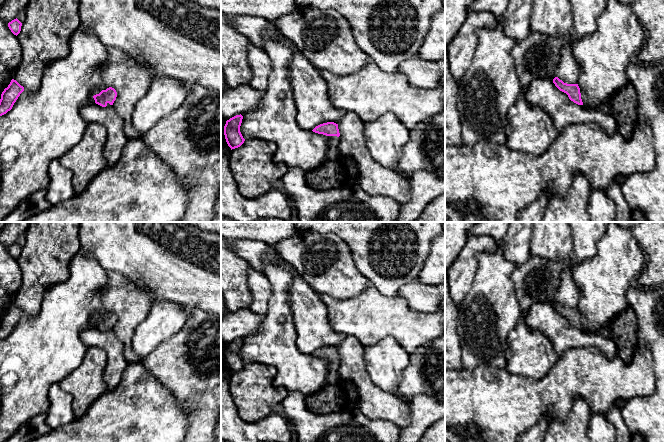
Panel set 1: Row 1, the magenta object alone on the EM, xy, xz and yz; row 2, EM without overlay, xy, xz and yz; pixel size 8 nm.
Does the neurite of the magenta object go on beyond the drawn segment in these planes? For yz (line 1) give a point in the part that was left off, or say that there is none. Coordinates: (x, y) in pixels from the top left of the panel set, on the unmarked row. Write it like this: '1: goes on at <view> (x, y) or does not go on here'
1: does not go on here

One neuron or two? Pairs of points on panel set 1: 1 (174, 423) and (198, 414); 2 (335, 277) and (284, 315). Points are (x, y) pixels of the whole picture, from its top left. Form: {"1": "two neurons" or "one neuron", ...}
{"1": "two neurons", "2": "two neurons"}

